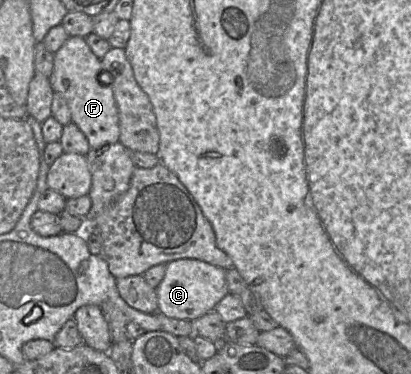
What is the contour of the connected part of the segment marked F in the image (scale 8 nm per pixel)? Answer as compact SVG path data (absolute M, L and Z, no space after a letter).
M69 37L54 53L54 67L49 77L52 89L66 100L71 111L71 122L86 136L91 149L119 142L119 114L110 85L101 84L98 76L102 71L99 59L88 46L84 37Z

